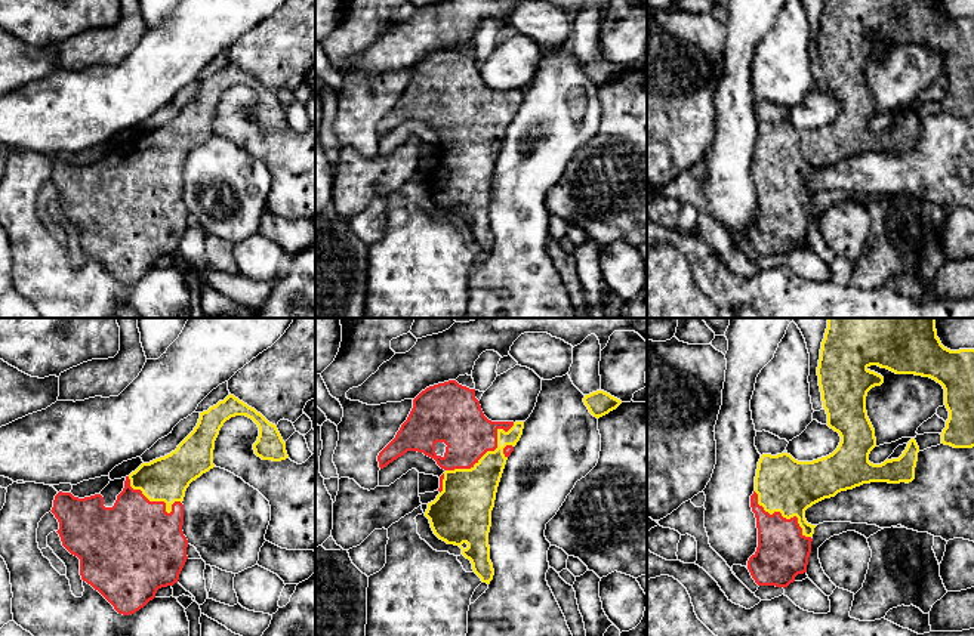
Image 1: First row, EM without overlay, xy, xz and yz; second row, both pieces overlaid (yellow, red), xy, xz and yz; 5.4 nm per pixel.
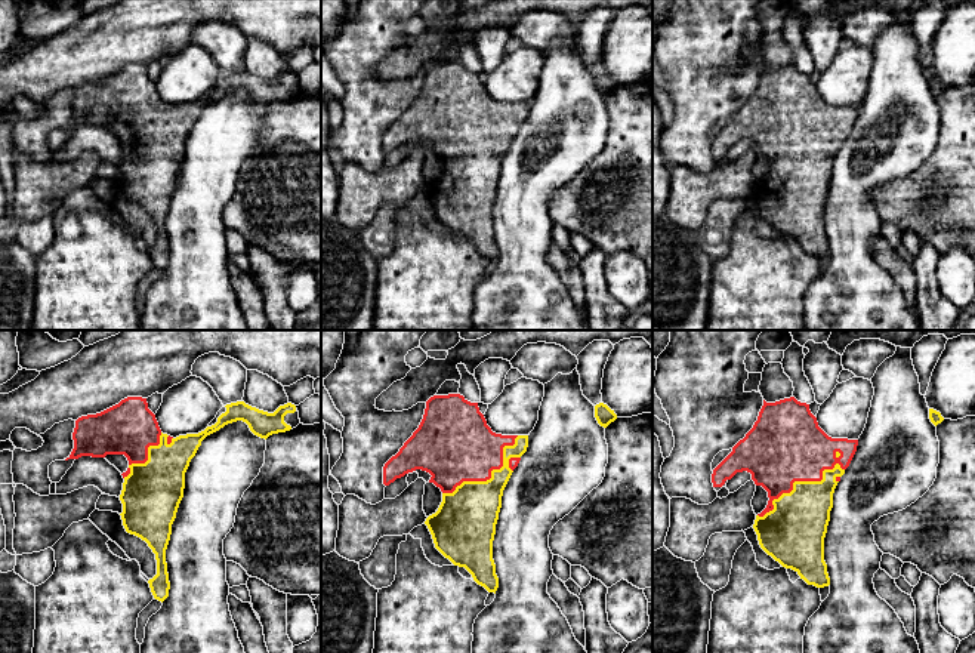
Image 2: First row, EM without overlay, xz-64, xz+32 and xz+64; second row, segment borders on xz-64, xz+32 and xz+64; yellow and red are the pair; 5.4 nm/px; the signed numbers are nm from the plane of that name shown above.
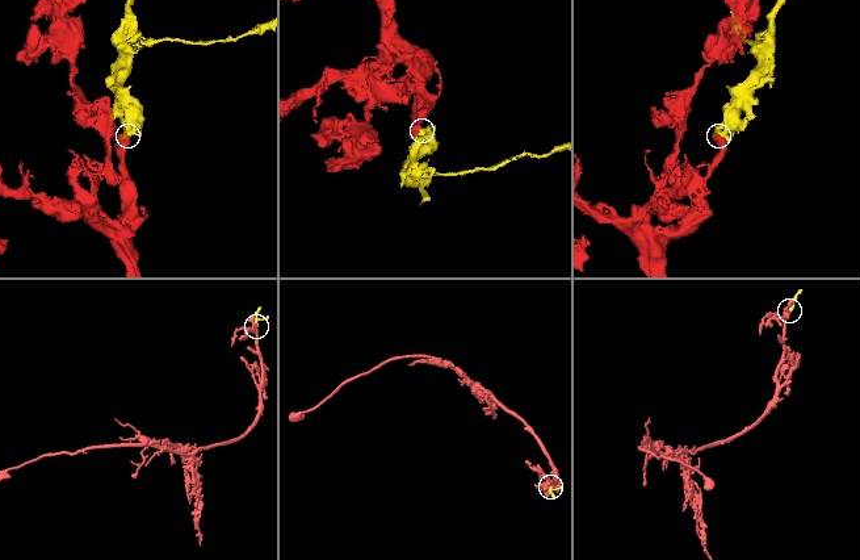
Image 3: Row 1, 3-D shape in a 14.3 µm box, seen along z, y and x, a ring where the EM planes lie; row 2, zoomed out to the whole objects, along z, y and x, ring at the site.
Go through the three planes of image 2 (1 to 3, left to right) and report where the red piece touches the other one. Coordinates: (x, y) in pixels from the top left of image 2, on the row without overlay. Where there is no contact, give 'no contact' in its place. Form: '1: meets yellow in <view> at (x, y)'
1: meets yellow in xz-64 at (148, 126)
2: meets yellow in xz+32 at (491, 144)
3: meets yellow in xz+64 at (798, 150)

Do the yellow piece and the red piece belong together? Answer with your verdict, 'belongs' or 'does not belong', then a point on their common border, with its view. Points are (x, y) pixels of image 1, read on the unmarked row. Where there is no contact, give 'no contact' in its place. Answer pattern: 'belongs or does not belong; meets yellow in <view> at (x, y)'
belongs; meets yellow in xz at (487, 120)

